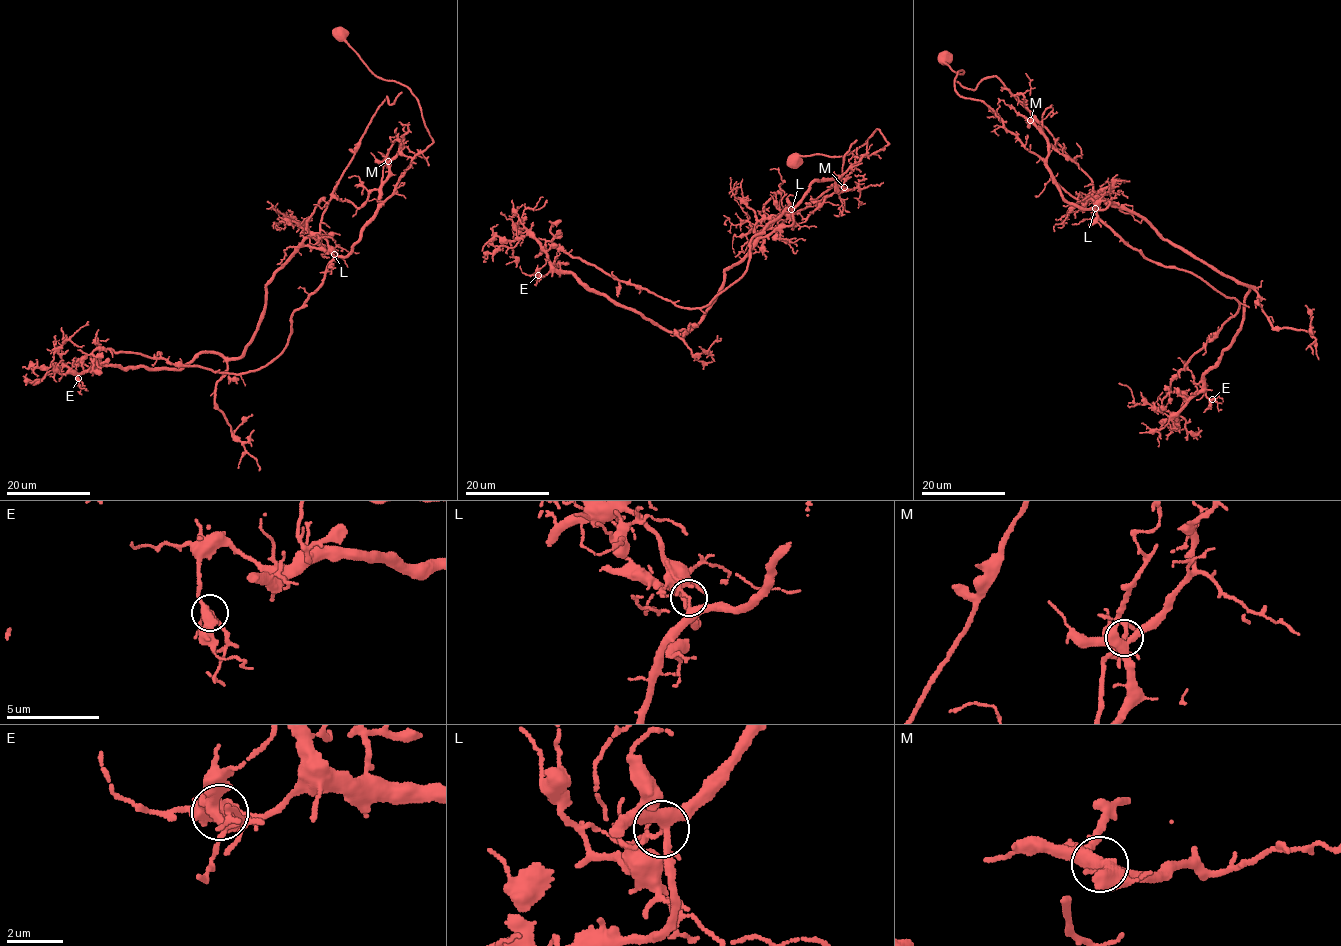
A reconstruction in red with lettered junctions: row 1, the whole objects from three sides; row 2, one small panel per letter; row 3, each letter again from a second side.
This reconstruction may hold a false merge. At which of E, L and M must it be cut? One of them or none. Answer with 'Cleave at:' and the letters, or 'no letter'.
Cleave at: L

